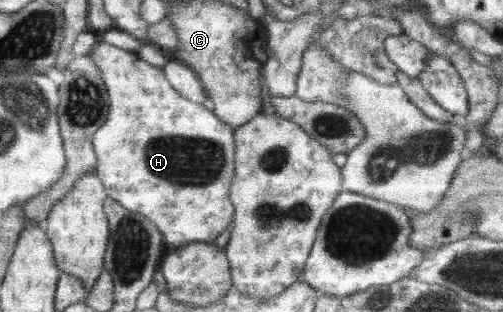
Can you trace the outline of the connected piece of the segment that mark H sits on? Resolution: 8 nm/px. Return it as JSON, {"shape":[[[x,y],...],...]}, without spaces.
{"shape":[[[99,41],[95,43],[93,50],[90,52],[90,57],[94,63],[99,67],[101,76],[103,76],[103,83],[109,92],[109,107],[108,115],[105,122],[93,134],[93,146],[97,157],[96,165],[93,172],[99,177],[103,183],[107,196],[111,196],[113,200],[117,200],[121,206],[125,206],[131,212],[139,212],[143,216],[149,218],[149,222],[161,231],[164,238],[165,246],[167,248],[178,247],[190,242],[206,242],[213,243],[214,240],[223,232],[233,221],[233,208],[231,199],[229,198],[230,184],[232,183],[235,174],[235,143],[234,143],[234,129],[226,122],[221,122],[217,115],[202,104],[193,102],[187,98],[179,95],[165,78],[165,73],[162,67],[151,66],[145,62],[137,52],[131,52],[117,48],[107,42]]]}

